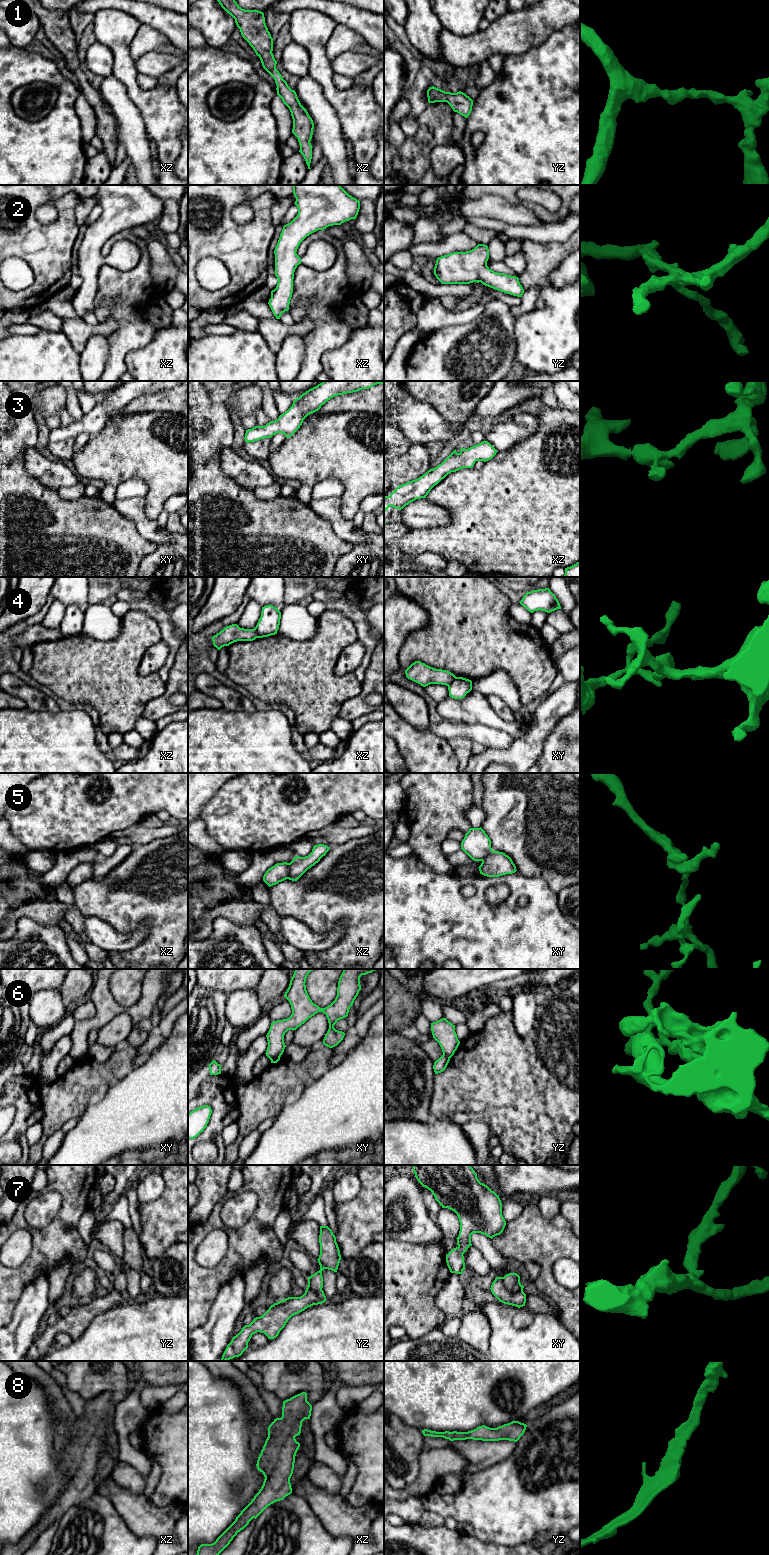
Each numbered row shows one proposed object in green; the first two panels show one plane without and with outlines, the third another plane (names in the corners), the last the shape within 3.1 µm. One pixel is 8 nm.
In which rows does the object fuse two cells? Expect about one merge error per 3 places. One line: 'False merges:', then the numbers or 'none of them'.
False merges: 4, 5, 6, 7

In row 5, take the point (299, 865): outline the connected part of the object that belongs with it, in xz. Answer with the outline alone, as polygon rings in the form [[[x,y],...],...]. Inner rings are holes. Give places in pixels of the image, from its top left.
[[[324,844],[313,846],[312,852],[305,857],[295,856],[290,862],[288,878],[297,881],[308,869],[320,861],[329,851],[329,847]]]

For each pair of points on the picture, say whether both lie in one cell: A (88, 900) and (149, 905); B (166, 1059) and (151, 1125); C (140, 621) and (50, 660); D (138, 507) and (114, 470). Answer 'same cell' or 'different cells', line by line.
A: same cell
B: same cell
C: same cell
D: different cells

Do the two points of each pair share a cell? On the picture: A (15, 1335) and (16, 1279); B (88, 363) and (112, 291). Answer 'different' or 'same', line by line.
A: different
B: different

